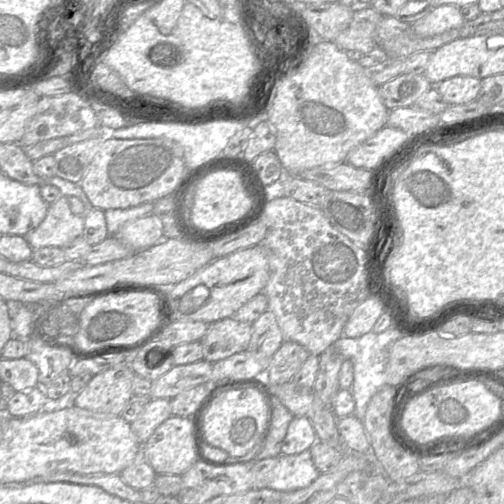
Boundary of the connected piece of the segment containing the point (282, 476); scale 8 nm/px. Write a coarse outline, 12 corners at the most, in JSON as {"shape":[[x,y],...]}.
{"shape":[[310,449],[283,455],[269,488],[308,487],[320,472]]}

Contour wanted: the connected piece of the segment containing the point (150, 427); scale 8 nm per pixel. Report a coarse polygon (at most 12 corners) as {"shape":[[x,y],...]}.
{"shape":[[151,399],[130,424],[141,444],[172,415],[170,400]]}

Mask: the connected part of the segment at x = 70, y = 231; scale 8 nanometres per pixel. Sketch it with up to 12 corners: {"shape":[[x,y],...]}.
{"shape":[[68,197],[49,204],[24,237],[33,249],[63,247],[83,234]]}

